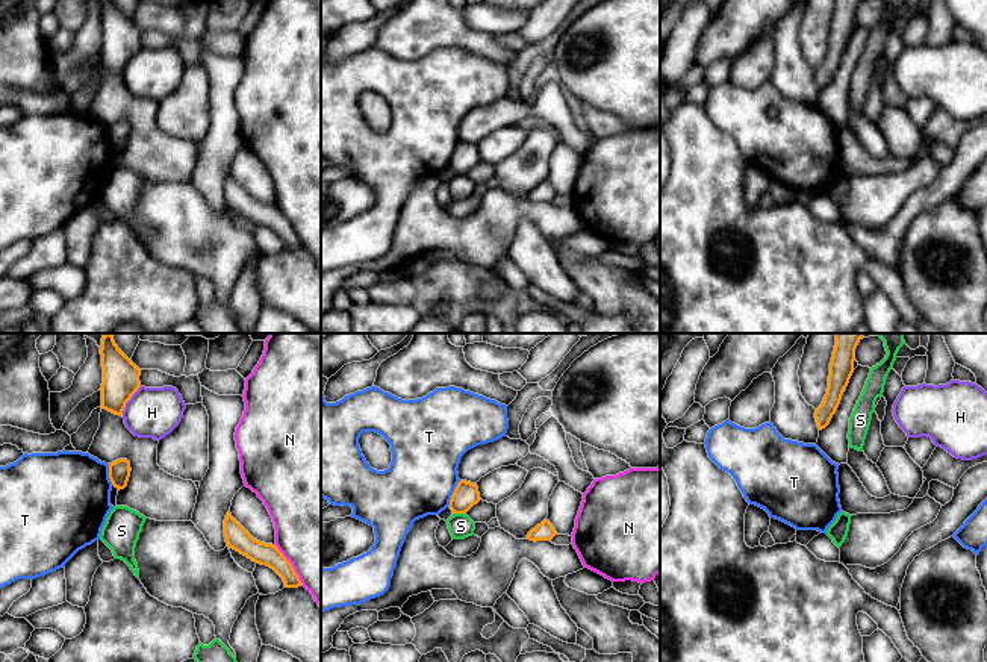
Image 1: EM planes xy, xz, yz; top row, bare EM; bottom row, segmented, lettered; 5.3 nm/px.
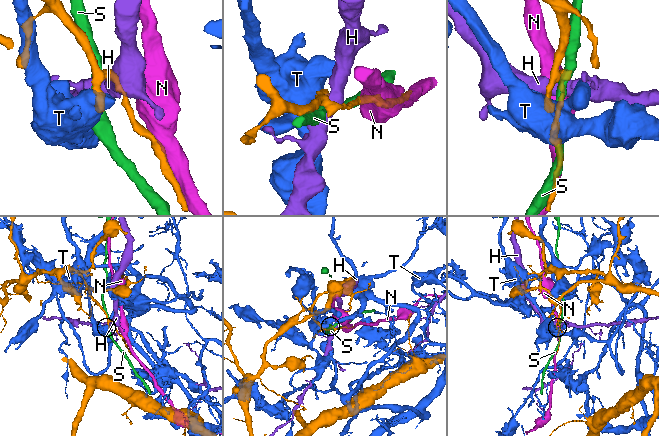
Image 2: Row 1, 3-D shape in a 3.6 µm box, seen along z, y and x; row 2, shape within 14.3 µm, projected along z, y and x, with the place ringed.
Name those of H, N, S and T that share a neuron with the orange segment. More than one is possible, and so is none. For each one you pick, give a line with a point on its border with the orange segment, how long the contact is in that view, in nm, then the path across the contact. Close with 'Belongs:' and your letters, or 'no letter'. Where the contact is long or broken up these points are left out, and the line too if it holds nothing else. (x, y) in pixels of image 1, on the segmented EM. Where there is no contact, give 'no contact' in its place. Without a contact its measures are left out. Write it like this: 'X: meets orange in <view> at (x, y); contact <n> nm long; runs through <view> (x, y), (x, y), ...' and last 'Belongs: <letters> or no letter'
Belongs: no letter

